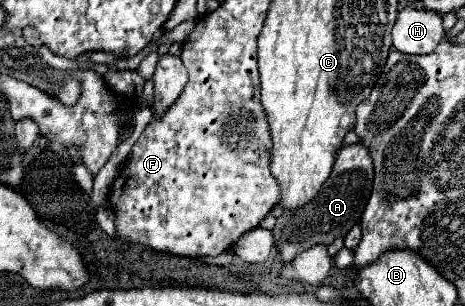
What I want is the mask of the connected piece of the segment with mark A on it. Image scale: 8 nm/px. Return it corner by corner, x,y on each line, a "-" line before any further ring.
360,144
344,146
336,154
336,162
332,168
330,178
322,184
318,196
304,204
300,210
294,210
292,214
284,212
278,220
278,256
280,264
290,264
294,256
300,252
306,252
308,248
316,244
332,244
336,238
346,236
346,232
360,222
362,206
366,206
370,190
372,190
372,158
368,156
368,150

